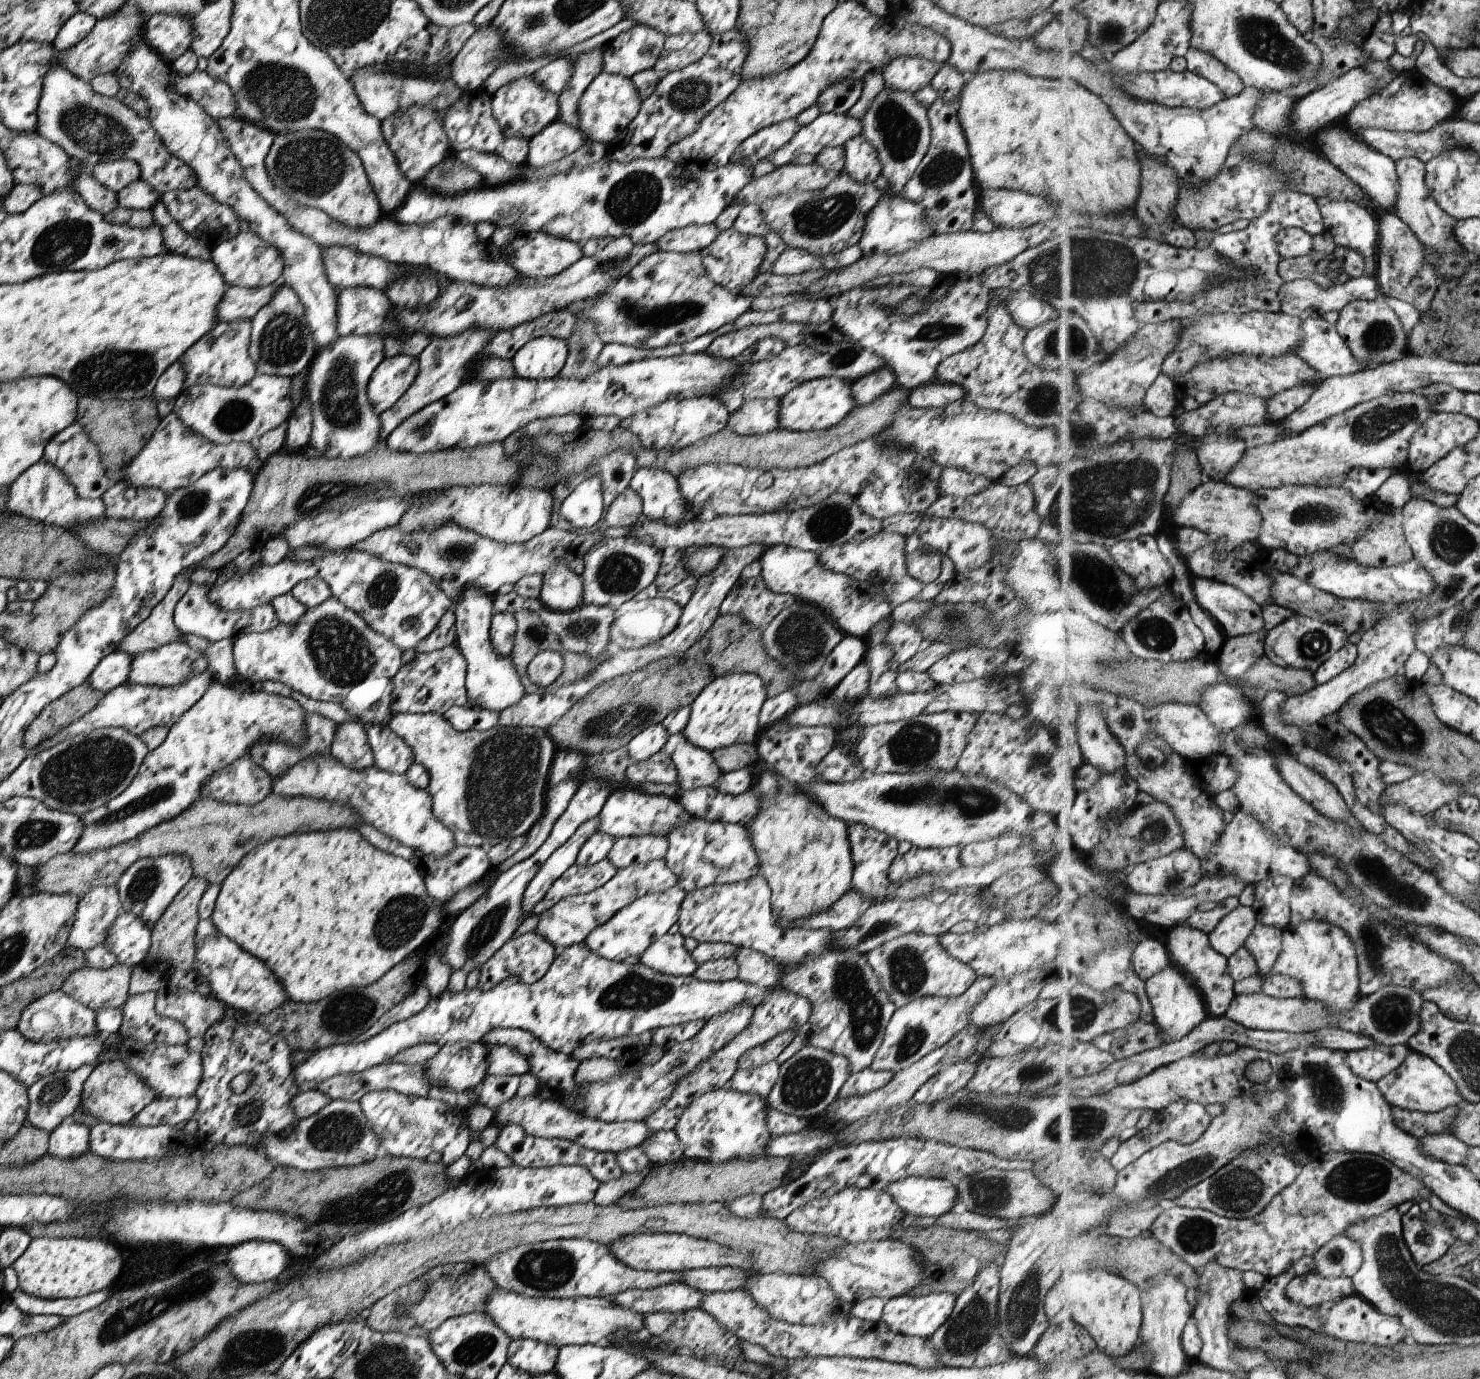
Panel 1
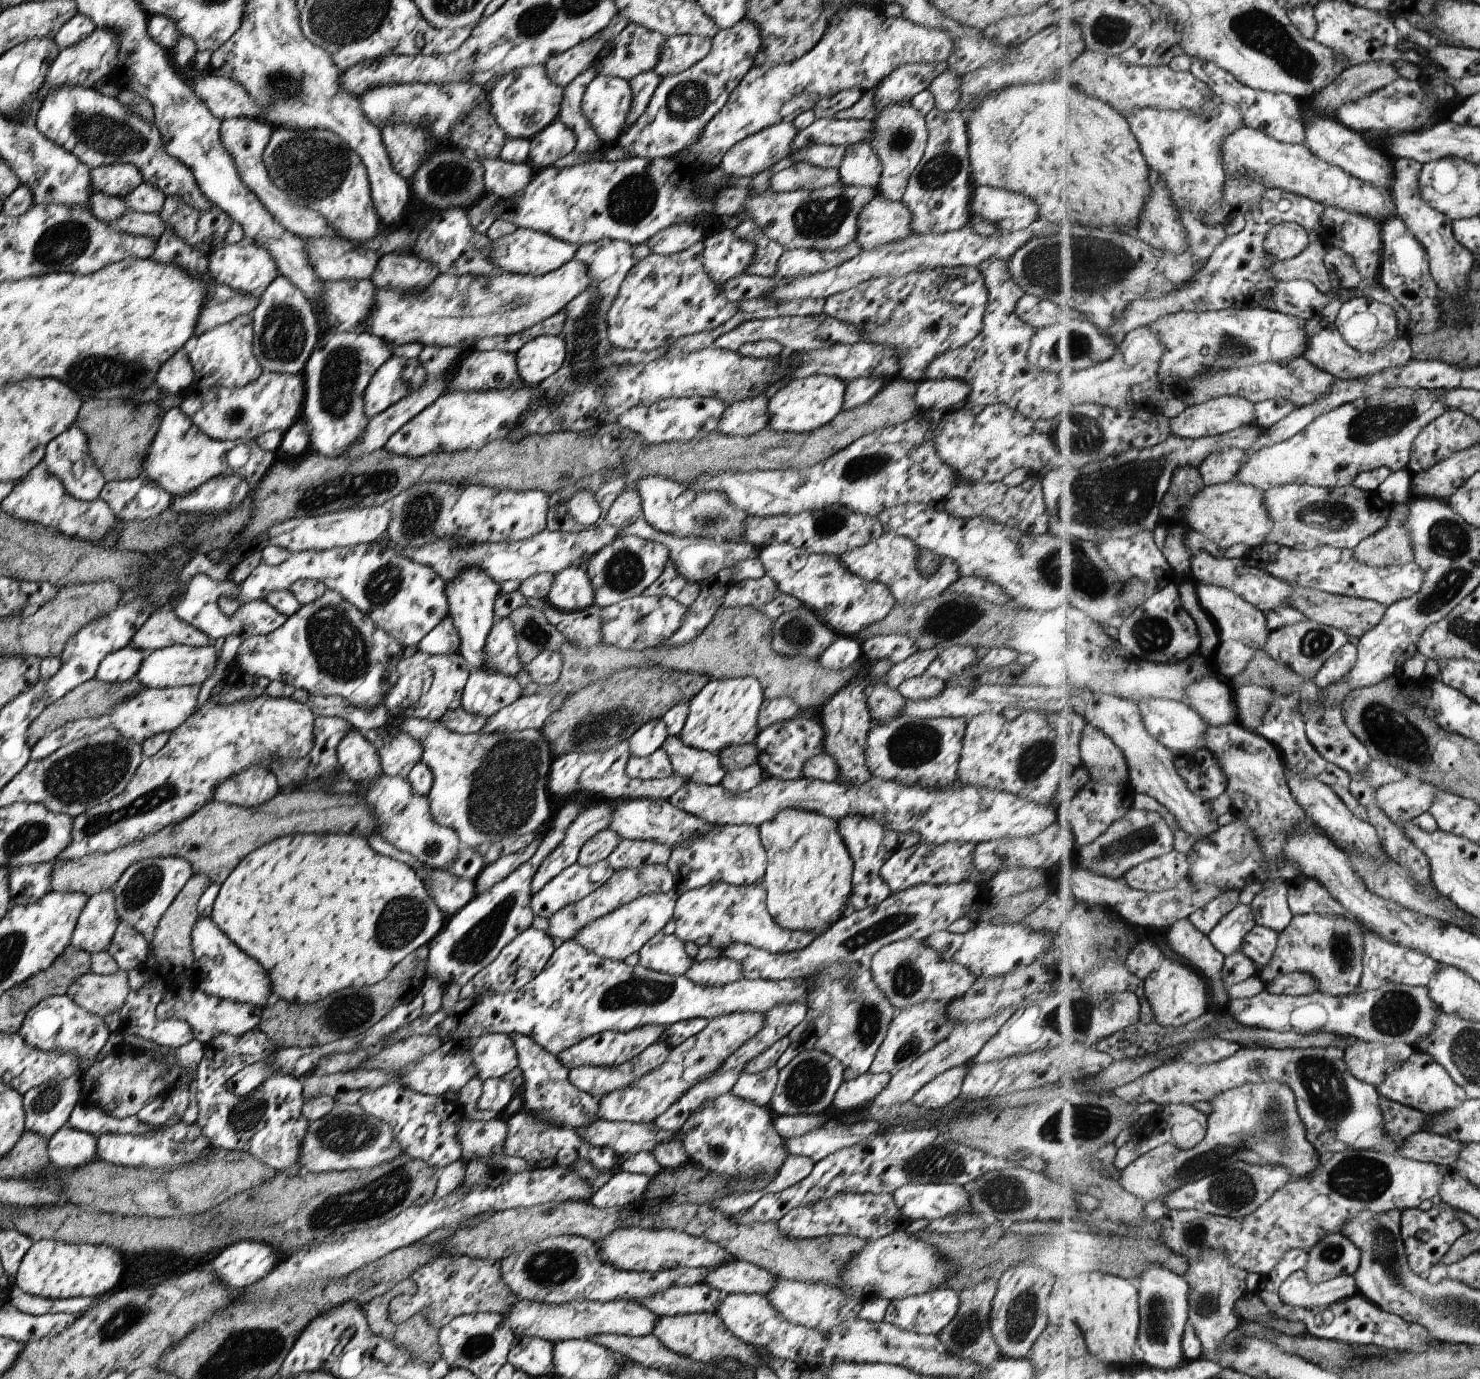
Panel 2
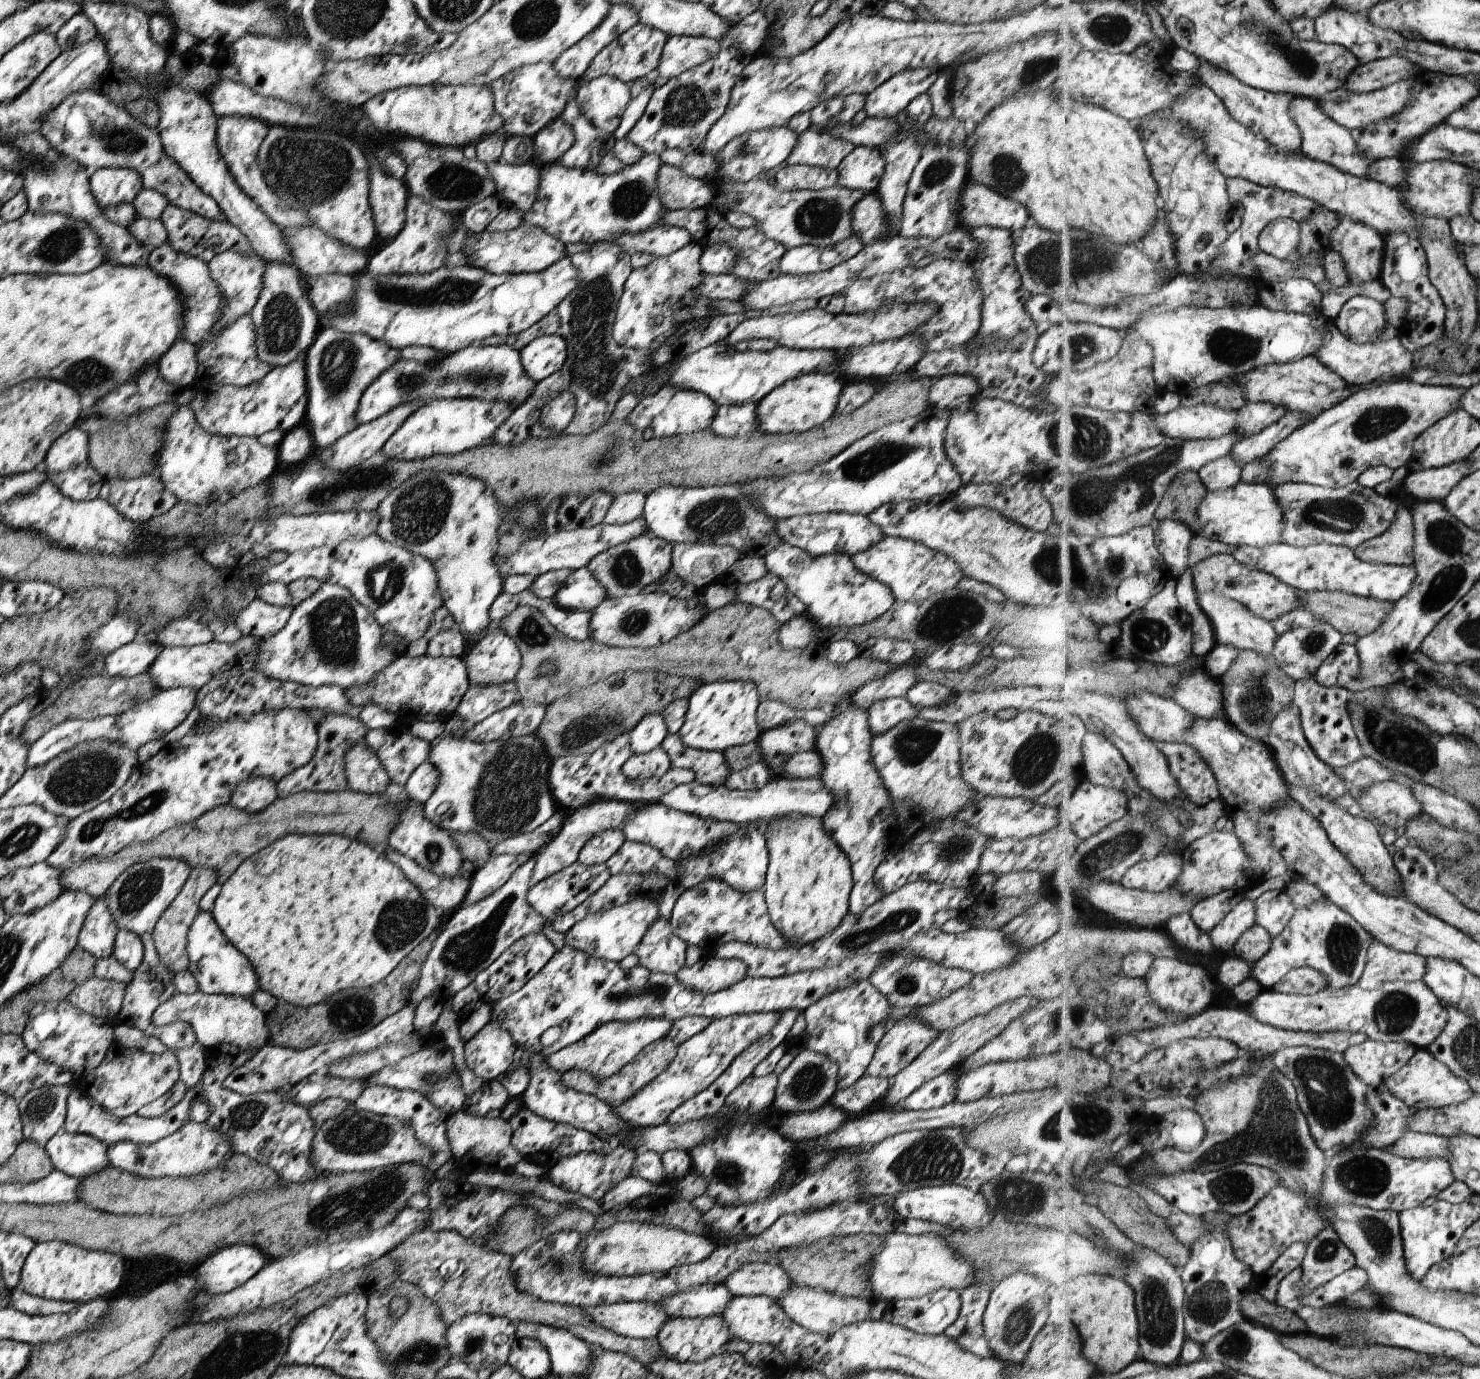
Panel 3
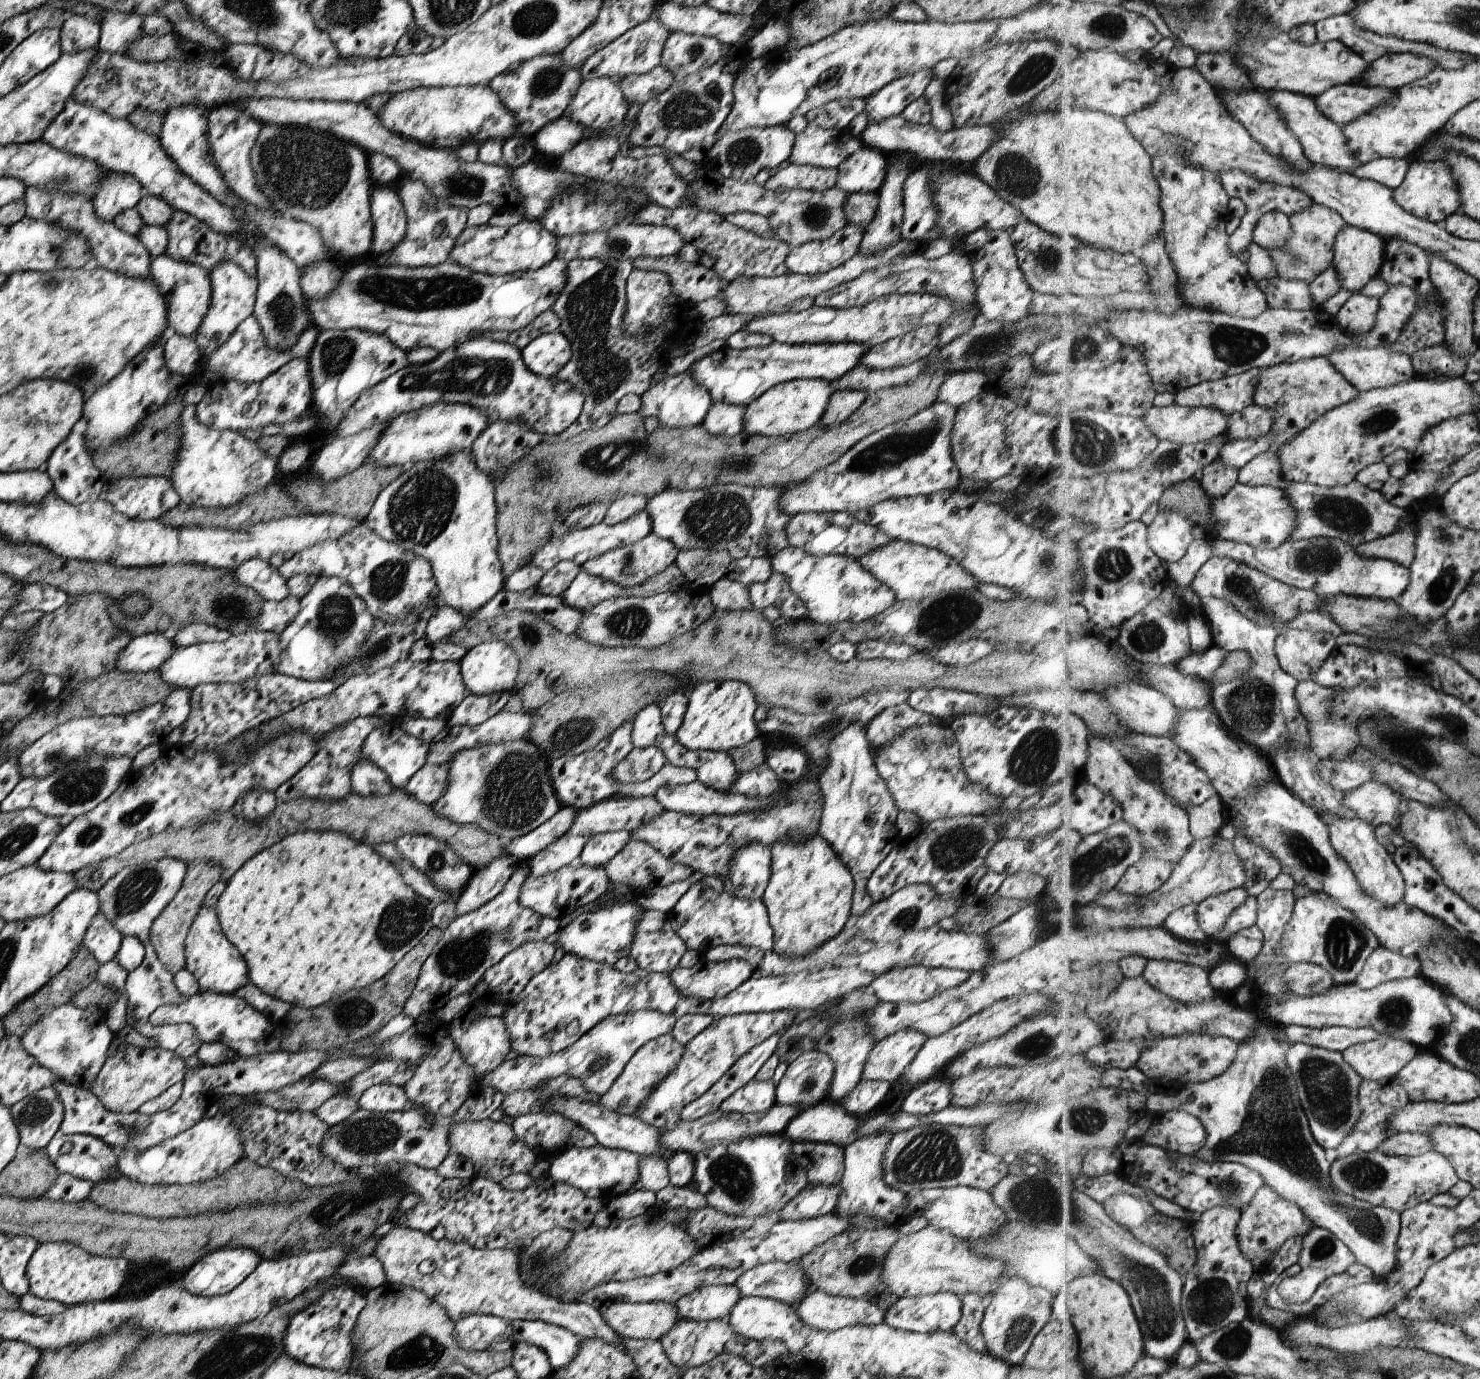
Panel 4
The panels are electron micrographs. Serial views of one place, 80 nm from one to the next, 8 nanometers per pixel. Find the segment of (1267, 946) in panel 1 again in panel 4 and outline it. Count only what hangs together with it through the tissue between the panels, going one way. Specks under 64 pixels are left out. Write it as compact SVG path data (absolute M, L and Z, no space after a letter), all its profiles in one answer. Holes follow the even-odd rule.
M1256 924L1242 928L1227 940L1228 950L1233 958L1240 959L1244 964L1251 964L1260 954L1264 945L1264 932Z

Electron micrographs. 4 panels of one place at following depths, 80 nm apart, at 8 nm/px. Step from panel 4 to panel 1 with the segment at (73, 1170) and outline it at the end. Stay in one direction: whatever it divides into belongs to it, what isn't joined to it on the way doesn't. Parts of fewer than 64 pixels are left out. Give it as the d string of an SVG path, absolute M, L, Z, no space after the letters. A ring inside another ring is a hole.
M72 1115L64 1118L57 1128L48 1135L47 1153L58 1159L74 1159L88 1151L90 1128L85 1123L78 1123Z

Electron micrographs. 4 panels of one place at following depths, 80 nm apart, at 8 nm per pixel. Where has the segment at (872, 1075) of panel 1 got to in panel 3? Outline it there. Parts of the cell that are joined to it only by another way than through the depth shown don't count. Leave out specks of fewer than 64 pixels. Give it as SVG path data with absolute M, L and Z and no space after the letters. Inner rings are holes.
M863 1074L851 1086L835 1089L830 1104L841 1109L847 1116L859 1114L873 1107L879 1098L884 1098L891 1080Z

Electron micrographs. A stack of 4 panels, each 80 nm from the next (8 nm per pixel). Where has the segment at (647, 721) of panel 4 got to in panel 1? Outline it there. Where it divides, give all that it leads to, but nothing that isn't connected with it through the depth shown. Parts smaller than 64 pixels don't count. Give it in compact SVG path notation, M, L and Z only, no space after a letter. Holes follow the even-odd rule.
M661 723L647 726L633 735L633 738L623 746L630 762L641 762L655 754L667 740L668 734Z

